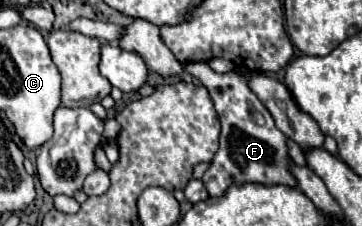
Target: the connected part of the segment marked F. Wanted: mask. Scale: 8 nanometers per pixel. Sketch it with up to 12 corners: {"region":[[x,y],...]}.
{"region":[[185,63],[213,99],[211,197],[231,183],[291,185],[287,137],[241,71]]}

